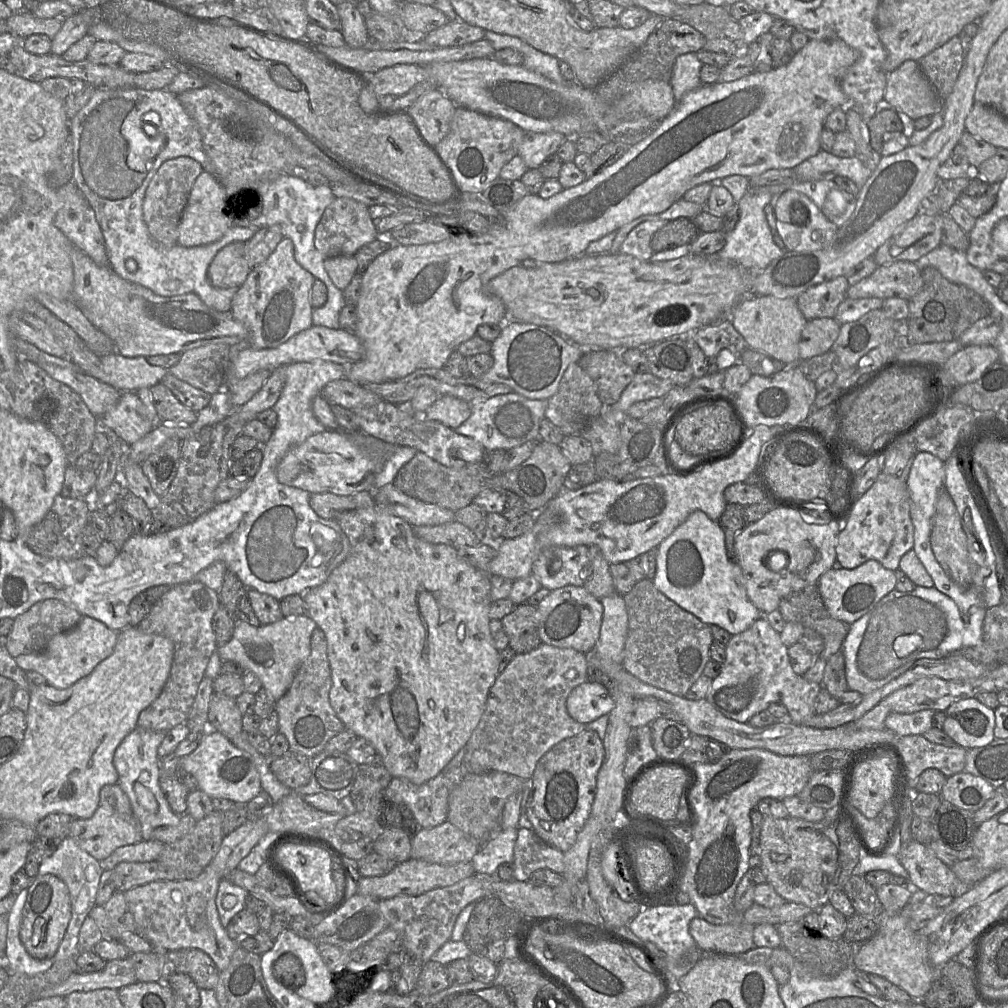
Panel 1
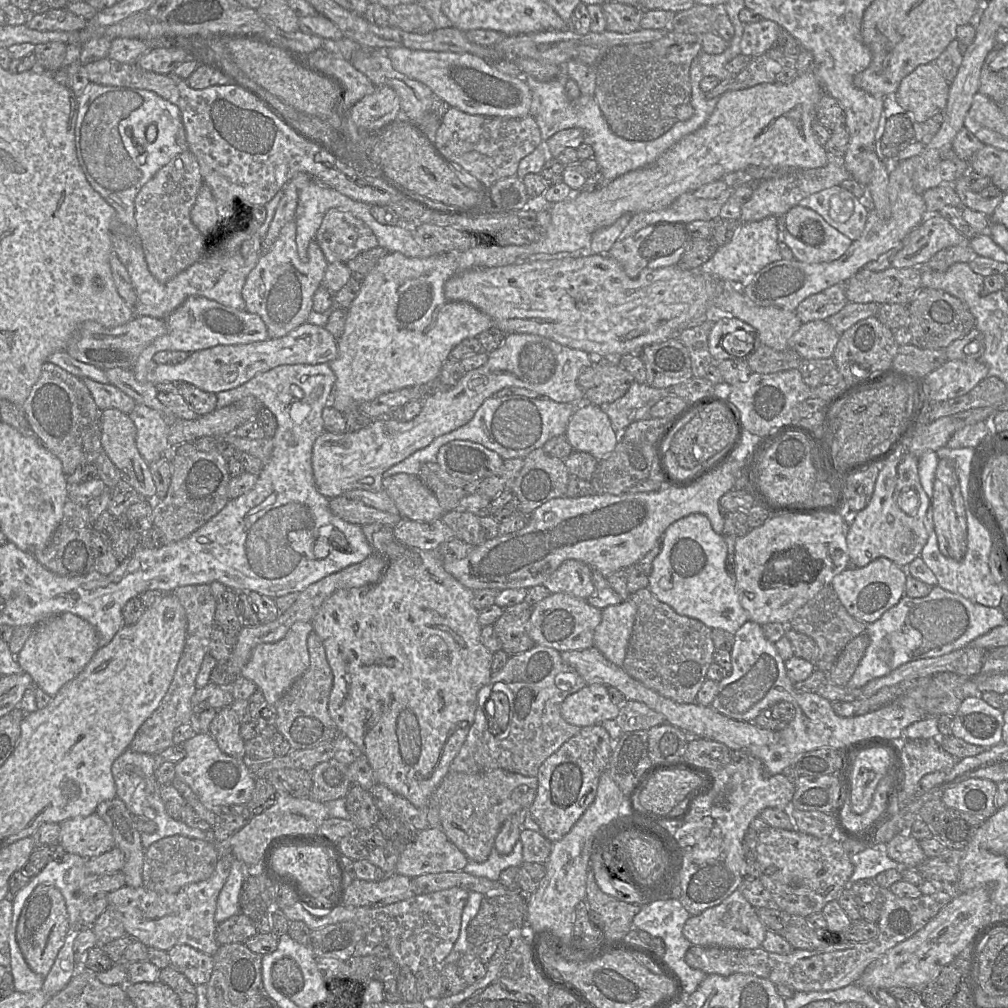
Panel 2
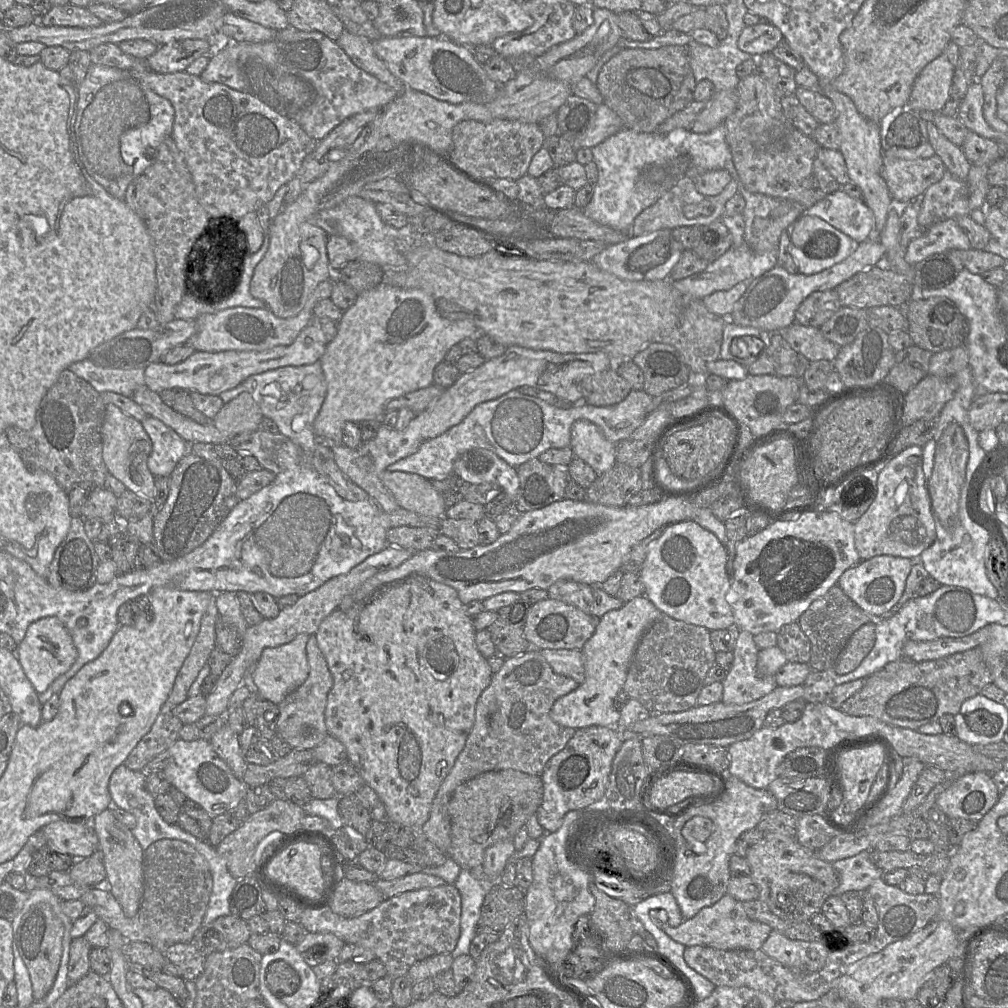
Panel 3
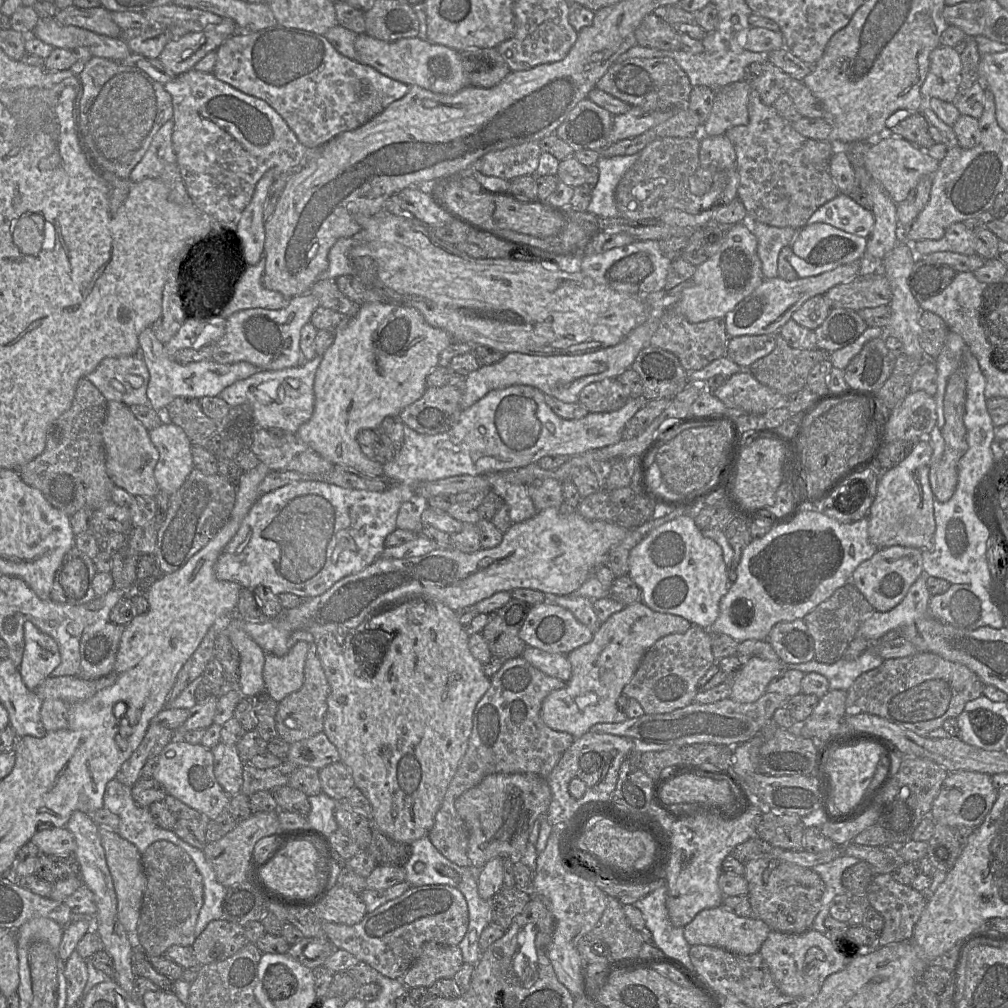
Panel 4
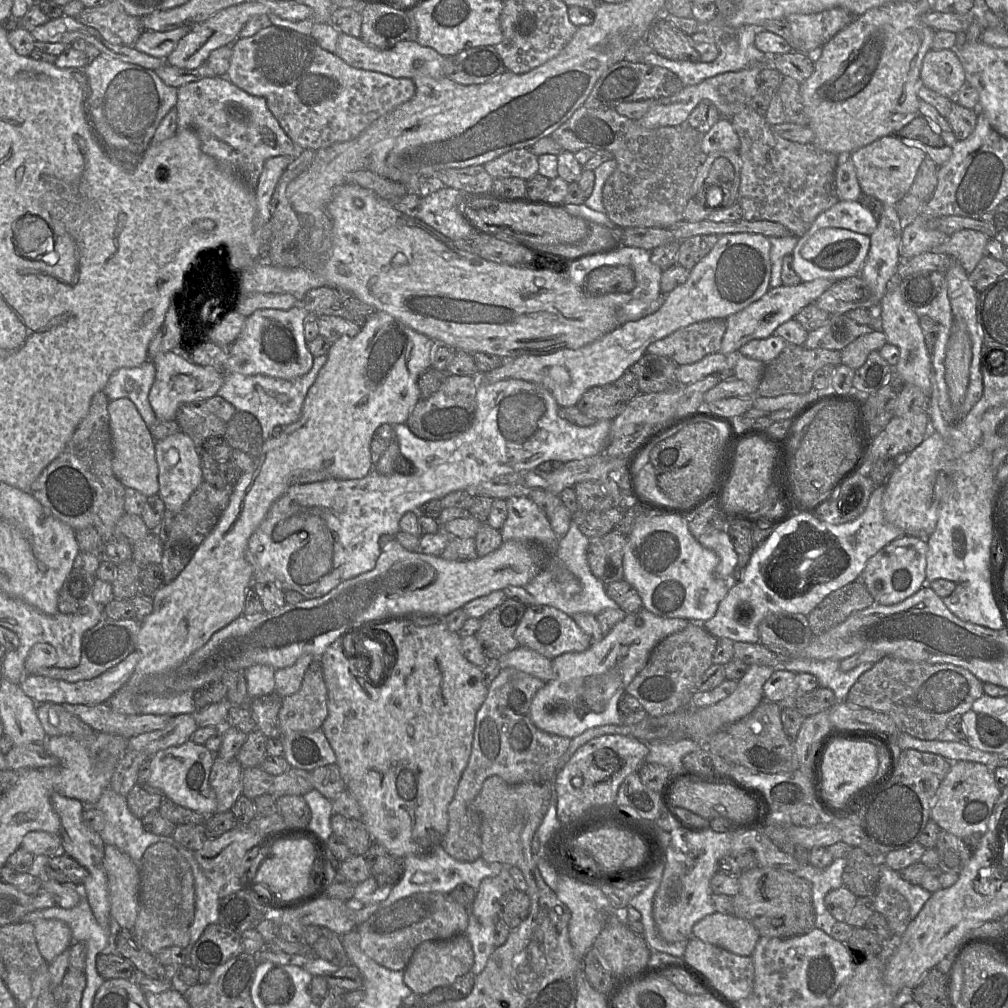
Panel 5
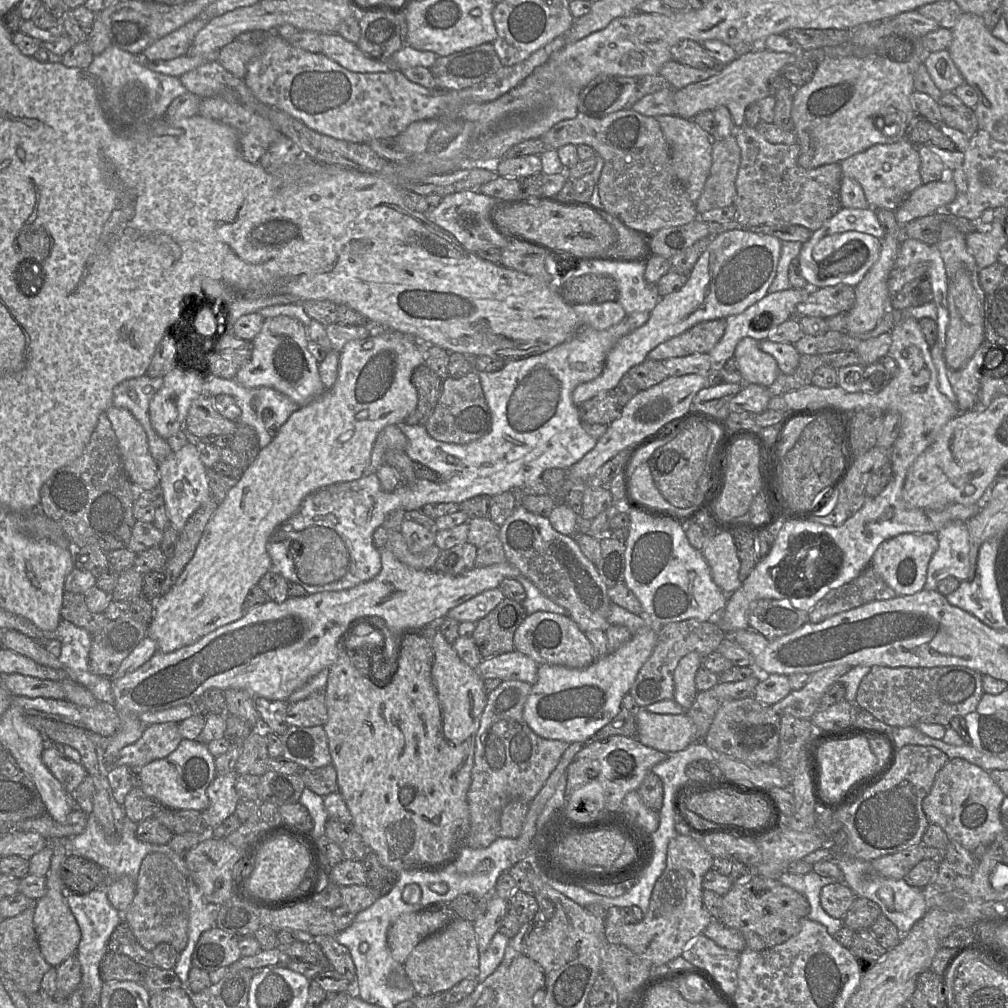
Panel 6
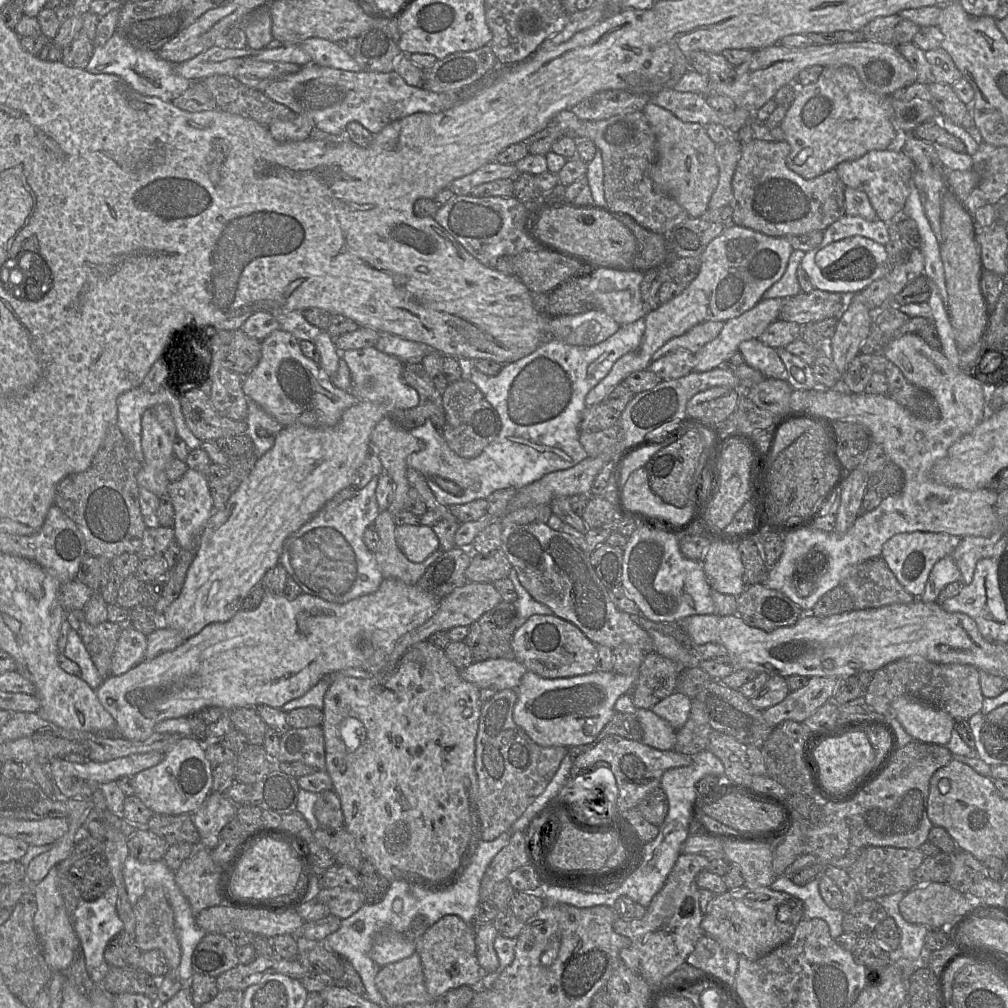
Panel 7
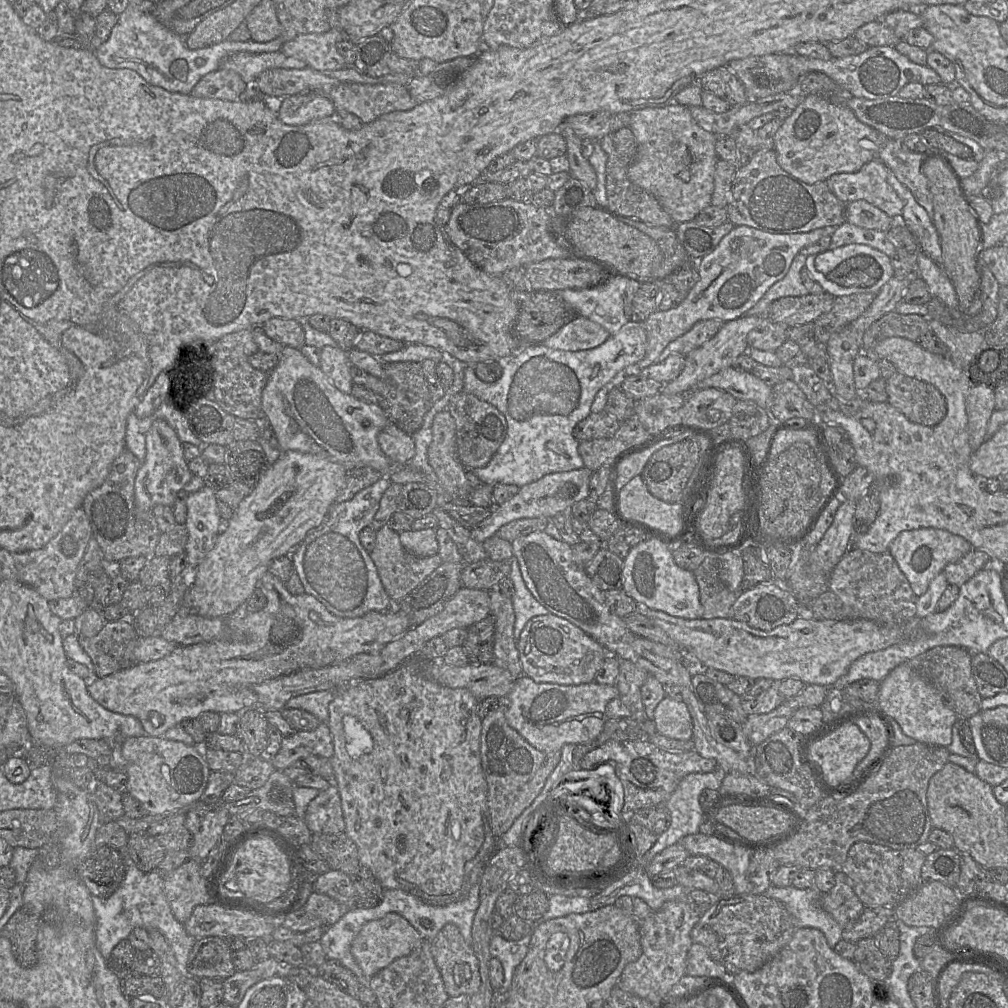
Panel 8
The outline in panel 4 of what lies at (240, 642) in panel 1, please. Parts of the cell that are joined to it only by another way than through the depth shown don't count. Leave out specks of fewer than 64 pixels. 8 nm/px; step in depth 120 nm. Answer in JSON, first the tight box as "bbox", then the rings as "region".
{"bbox":[263,641,309,702],"region":[[[297,641],[289,652],[281,657],[266,653],[263,667],[265,692],[279,702],[299,690],[304,682],[304,668],[309,643]]]}

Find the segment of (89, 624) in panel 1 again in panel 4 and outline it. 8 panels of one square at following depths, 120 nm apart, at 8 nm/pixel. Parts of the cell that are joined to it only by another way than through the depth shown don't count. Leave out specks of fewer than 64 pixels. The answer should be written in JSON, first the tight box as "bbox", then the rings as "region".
{"bbox":[19,622,61,691],"region":[[[32,622],[24,623],[25,647],[19,671],[25,685],[35,691],[60,664],[61,657],[56,641],[41,632]]]}

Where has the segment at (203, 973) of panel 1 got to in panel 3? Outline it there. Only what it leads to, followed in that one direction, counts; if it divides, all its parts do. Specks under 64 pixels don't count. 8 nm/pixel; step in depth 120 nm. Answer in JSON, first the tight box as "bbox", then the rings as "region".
{"bbox":[164,942,206,981],"region":[[[180,942],[164,950],[167,960],[173,962],[181,970],[181,977],[195,981],[204,970],[206,957],[192,942]]]}

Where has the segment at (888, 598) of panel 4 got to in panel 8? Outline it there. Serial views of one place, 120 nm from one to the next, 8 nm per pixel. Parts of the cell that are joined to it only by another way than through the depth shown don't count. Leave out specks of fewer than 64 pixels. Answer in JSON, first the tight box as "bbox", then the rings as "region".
{"bbox":[888,528,973,597],"region":[[[918,528],[902,531],[890,544],[888,552],[906,576],[913,592],[919,597],[924,594],[932,579],[945,566],[969,553],[973,546],[965,538],[939,528]]]}

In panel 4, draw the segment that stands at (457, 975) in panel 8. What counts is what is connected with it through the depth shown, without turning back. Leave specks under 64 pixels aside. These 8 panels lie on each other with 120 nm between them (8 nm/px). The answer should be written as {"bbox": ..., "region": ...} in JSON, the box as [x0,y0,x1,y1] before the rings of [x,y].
{"bbox":[401,942,463,989],"region":[[[428,942],[401,980],[409,989],[429,987],[441,978],[453,978],[463,963],[459,946]]]}

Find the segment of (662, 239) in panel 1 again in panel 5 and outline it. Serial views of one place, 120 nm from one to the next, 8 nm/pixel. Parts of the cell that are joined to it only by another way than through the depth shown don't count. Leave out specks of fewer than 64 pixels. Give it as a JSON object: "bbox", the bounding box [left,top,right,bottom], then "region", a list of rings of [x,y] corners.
{"bbox":[581,265,635,296],"region":[[[625,265],[606,266],[590,272],[581,290],[590,296],[630,293],[635,287],[634,271]]]}

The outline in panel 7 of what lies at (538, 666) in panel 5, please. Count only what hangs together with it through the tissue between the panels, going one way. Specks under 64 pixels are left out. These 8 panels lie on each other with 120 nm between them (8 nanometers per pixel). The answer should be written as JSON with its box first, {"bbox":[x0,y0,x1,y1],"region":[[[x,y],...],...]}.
{"bbox":[460,658,527,690],"region":[[[495,658],[474,661],[460,670],[461,677],[477,687],[496,687],[498,690],[517,689],[527,668],[515,658]]]}

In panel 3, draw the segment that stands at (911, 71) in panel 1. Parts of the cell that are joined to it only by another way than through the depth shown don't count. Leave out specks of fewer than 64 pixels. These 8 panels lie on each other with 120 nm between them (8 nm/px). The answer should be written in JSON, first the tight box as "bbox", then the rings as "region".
{"bbox":[906,52,955,112],"region":[[[943,52],[917,76],[906,107],[916,112],[940,112],[950,96],[954,73],[955,67]]]}

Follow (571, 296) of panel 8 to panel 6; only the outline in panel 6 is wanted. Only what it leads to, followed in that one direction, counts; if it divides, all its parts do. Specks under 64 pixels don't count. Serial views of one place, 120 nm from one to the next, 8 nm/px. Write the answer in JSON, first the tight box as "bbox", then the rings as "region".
{"bbox":[563,259,660,314],"region":[[[585,259],[577,269],[565,274],[563,283],[585,274],[606,275],[613,278],[617,284],[619,296],[618,302],[624,308],[626,314],[636,312],[651,312],[660,300],[657,285],[648,283],[644,277],[646,261],[619,261],[615,259]]]}

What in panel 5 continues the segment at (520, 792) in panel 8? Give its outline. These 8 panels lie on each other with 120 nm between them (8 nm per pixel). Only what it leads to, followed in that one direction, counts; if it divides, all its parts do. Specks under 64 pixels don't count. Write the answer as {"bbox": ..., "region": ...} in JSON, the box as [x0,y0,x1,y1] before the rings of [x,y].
{"bbox":[440,668,571,862],"region":[[[502,668],[488,688],[488,694],[477,711],[472,750],[454,797],[448,806],[448,828],[440,846],[460,862],[474,862],[481,855],[481,815],[473,809],[473,800],[481,791],[483,782],[497,775],[510,784],[552,782],[558,772],[558,762],[567,751],[571,738],[549,734],[537,728],[530,719],[530,705],[536,692],[546,682],[515,668]]]}

